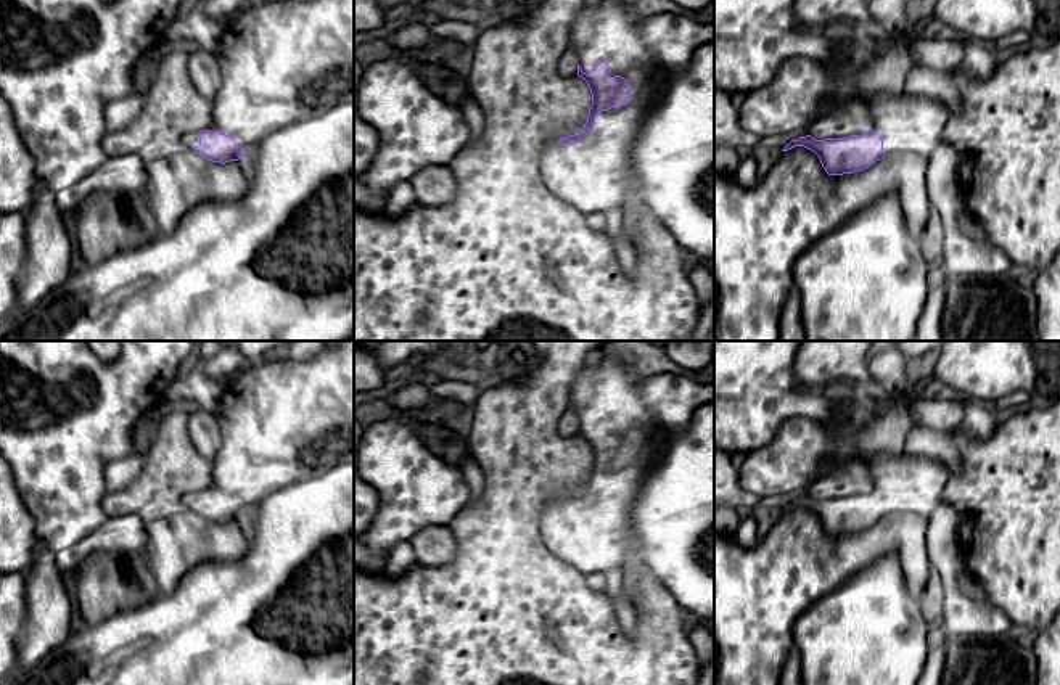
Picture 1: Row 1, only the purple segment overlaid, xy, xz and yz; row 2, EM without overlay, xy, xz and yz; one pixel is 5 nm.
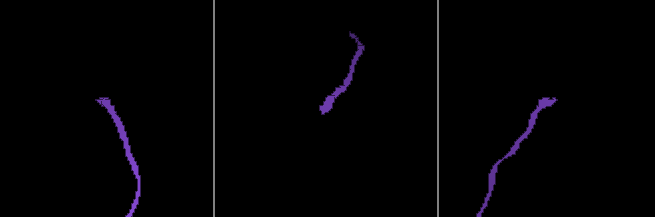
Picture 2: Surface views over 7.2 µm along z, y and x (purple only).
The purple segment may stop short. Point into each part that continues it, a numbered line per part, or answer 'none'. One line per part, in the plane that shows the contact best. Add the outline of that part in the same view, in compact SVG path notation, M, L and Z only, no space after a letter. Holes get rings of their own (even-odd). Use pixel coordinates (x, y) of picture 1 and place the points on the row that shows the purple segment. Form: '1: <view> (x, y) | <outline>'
1: xz (594, 176) | M587 0L571 26L568 47L574 48L576 63L585 74L592 72L595 63L606 61L611 69L610 77L621 76L629 82L632 100L621 108L597 114L594 130L585 140L568 146L548 145L540 162L545 187L584 215L590 212L619 214L629 227L632 227L629 220L632 204L640 204L650 215L631 166L634 138L663 96L664 87L661 88L659 84L666 84L669 76L682 72L696 48L709 42L714 42L714 23L706 26L698 19L671 13L647 16L637 8L626 13L618 5Z

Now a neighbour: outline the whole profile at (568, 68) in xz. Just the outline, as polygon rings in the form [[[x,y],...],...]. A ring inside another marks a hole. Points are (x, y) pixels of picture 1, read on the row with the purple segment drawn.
[[[568,47],[563,53],[558,64],[558,72],[563,79],[577,76],[576,53],[573,47]]]

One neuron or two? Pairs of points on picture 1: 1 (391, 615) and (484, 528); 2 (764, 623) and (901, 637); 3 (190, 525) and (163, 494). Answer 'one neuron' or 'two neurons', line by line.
1: one neuron
2: two neurons
3: two neurons

